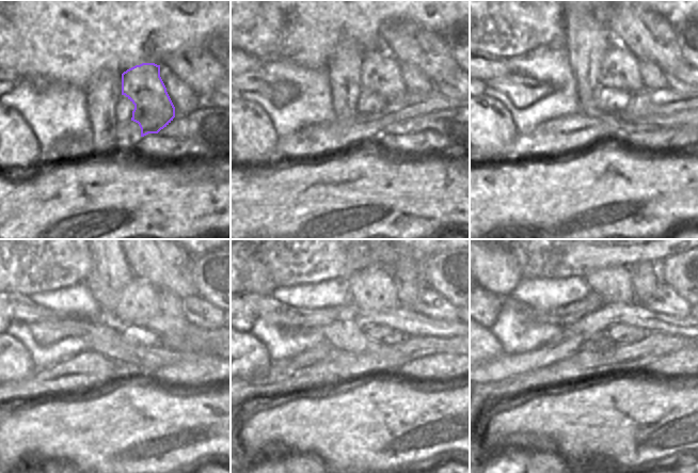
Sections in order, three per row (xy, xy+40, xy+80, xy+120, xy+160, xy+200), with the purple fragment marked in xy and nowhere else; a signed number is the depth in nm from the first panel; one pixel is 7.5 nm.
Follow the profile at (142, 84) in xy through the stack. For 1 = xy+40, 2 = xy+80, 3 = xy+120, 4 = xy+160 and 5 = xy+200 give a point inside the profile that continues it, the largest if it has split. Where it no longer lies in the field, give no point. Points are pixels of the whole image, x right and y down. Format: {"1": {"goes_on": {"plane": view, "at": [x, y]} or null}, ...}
{"1": {"goes_on": {"plane": "xy+40", "at": [380, 73]}}, "2": {"goes_on": {"plane": "xy+80", "at": [619, 69]}}, "3": {"goes_on": {"plane": "xy+120", "at": [139, 300]}}, "4": {"goes_on": {"plane": "xy+160", "at": [373, 290]}}, "5": {"goes_on": {"plane": "xy+200", "at": [613, 284]}}}

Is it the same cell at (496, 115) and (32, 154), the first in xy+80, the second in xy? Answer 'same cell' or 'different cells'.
same cell

